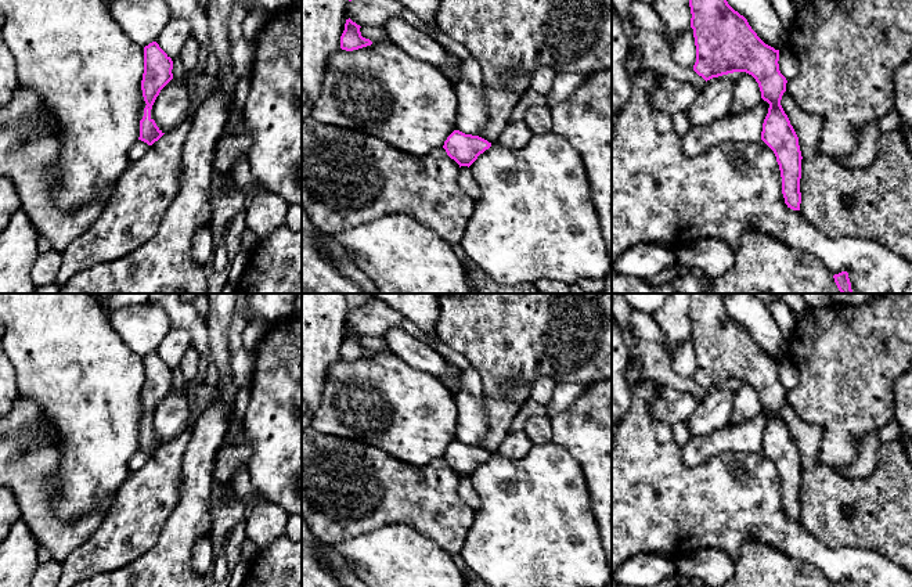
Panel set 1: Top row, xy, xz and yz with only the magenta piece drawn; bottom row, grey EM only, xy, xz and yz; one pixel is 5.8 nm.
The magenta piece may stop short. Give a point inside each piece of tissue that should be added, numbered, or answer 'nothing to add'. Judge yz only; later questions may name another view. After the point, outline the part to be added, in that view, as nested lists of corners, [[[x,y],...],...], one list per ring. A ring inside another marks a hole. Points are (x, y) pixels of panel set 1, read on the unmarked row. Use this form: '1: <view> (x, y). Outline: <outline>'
nothing to add

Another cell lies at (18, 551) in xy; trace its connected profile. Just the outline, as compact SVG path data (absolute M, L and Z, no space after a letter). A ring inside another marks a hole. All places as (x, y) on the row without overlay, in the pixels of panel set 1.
M19 518L0 543L0 587L30 587L39 565L37 547L32 530Z

